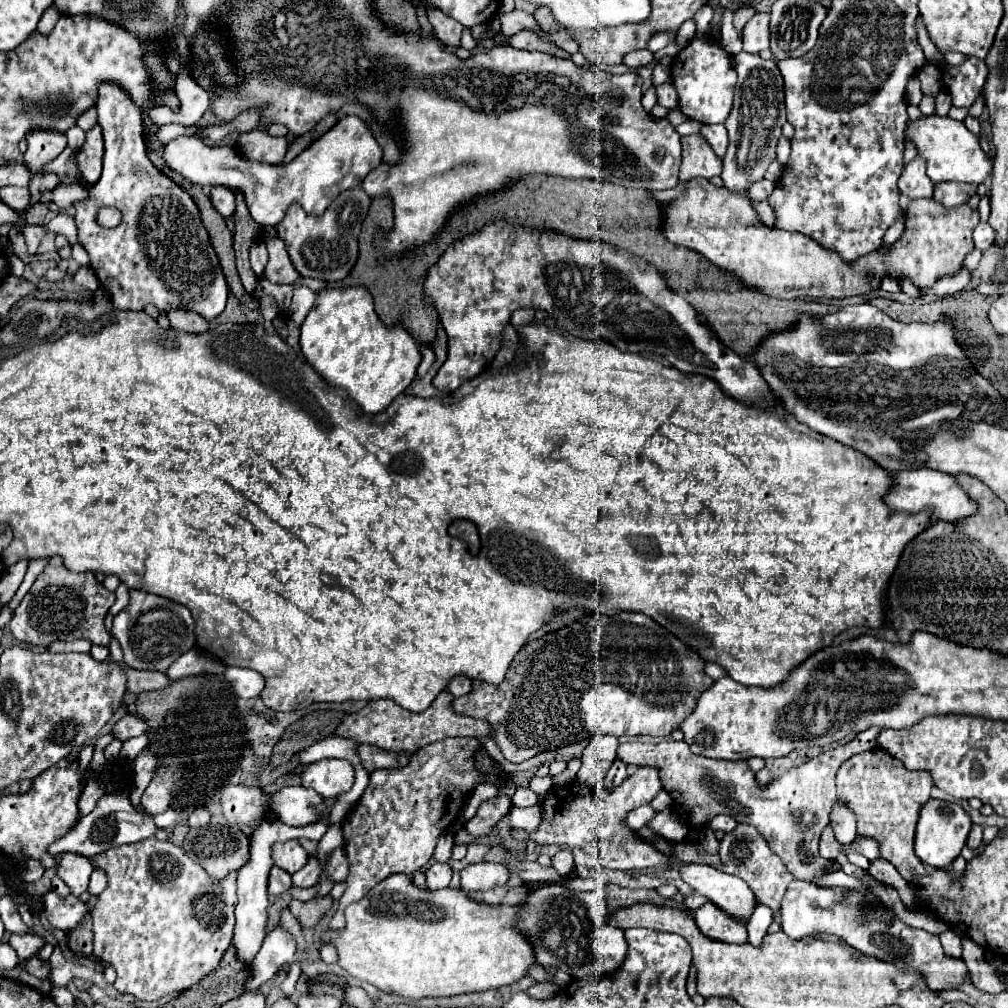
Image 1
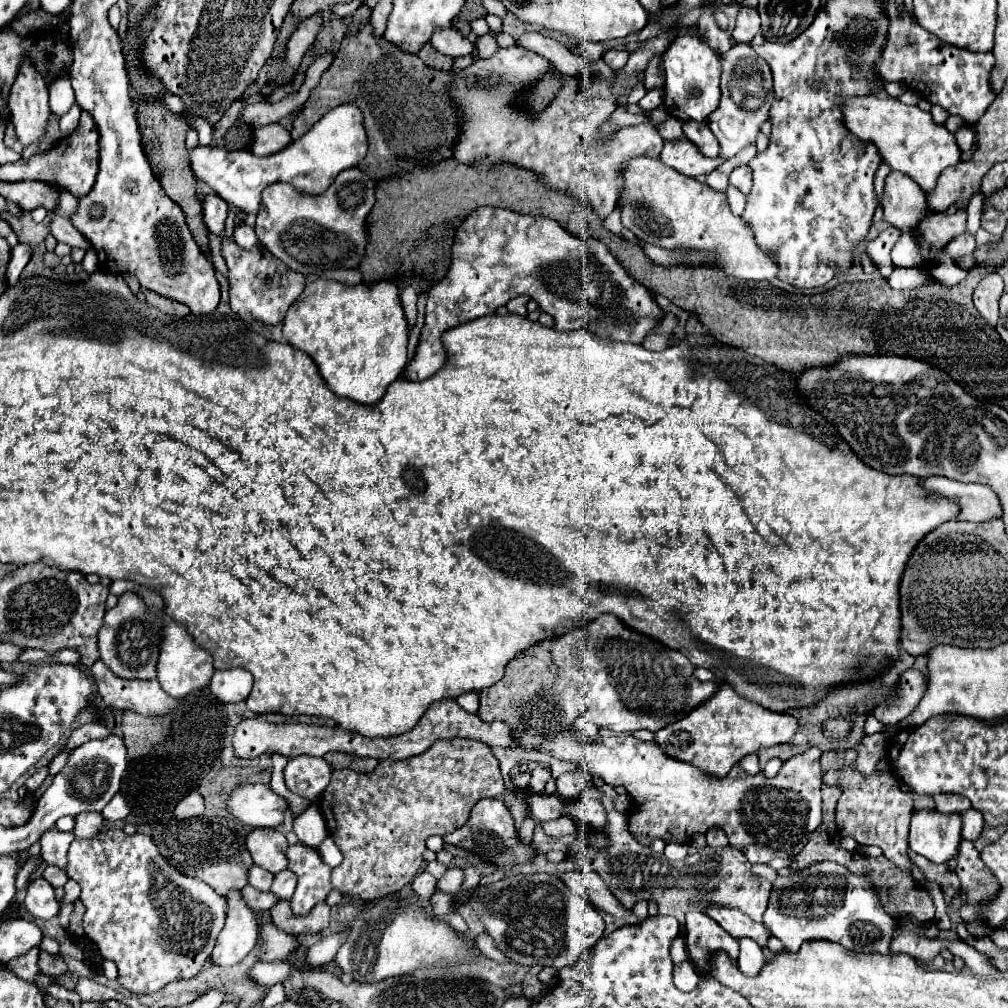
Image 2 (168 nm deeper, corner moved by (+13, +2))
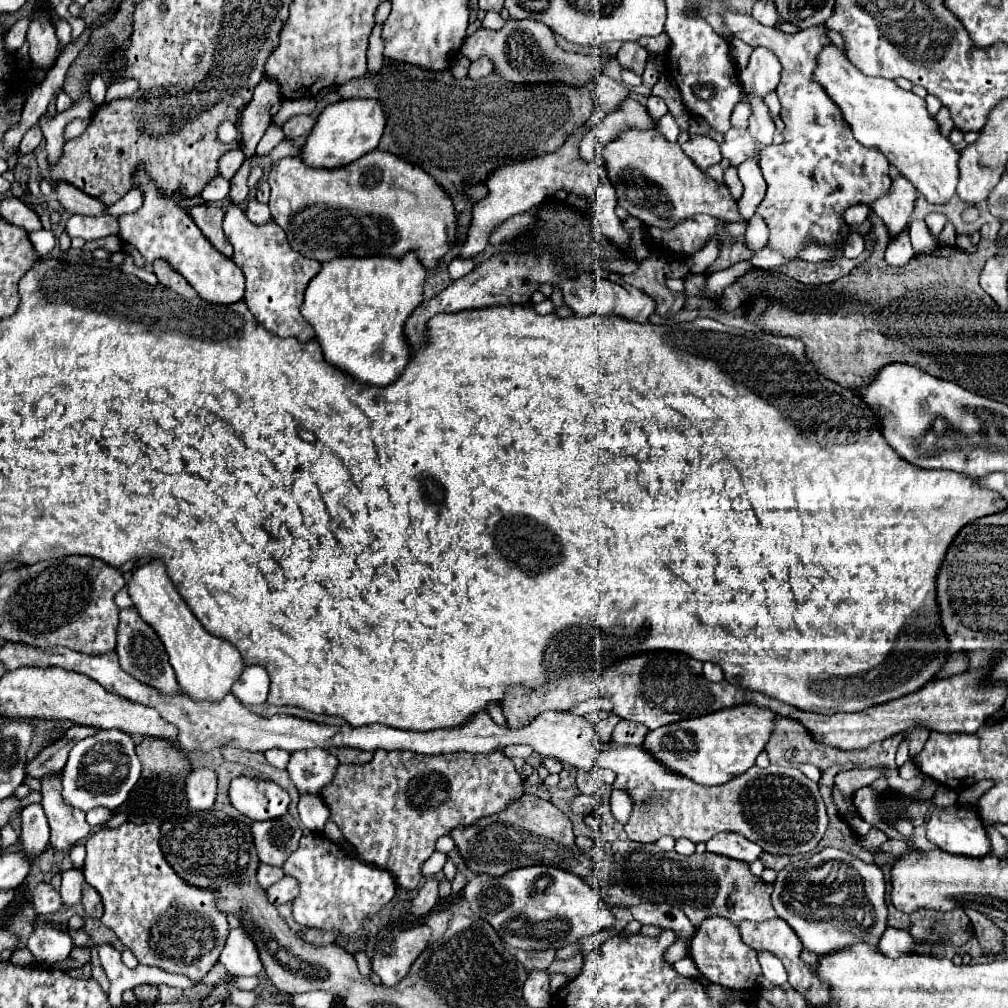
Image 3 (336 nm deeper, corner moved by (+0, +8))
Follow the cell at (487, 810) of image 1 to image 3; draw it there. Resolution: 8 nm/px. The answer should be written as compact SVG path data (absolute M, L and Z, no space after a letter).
M524 795L520 801L510 803L502 813L482 817L466 827L458 827L450 833L450 837L454 839L466 867L474 873L500 877L526 865L560 867L564 871L576 873L582 879L588 879L592 873L596 873L596 861L586 855L586 851L580 851L574 843L570 819L550 801L536 795Z

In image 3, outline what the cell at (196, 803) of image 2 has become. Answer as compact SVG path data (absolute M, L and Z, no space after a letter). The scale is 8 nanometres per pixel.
M206 767L192 769L186 777L186 795L192 809L210 809L216 799L216 773Z

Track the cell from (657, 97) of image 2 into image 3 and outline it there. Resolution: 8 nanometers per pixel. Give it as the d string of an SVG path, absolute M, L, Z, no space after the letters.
M654 95L648 97L648 105L646 105L646 109L648 109L648 115L650 115L654 121L662 119L662 117L668 113L666 103L664 103L660 97L654 97Z

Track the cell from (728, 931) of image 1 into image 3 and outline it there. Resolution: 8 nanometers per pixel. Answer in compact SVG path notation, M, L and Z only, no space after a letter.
M722 917L706 919L706 923L702 923L696 929L696 937L690 943L690 957L694 959L700 973L712 985L722 985L726 989L732 989L734 993L752 991L758 987L758 977L762 973L758 959L754 957L754 953L750 953L750 949L746 949L746 945L742 945L738 927L730 925L730 921L726 921Z

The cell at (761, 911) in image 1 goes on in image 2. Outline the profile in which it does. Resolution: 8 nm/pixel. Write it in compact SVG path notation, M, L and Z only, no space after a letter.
M741 937L739 939L739 945L741 945L741 951L739 951L739 969L753 977L757 975L757 971L761 971L763 967L763 961L765 961L765 955L761 951L761 945L755 941L755 939L749 939L749 937Z

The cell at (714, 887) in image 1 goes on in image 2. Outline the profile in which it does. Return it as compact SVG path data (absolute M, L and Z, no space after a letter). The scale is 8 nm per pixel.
M711 903L705 909L707 909L705 913L711 919L715 919L729 935L733 935L737 939L739 937L757 939L757 943L761 943L761 947L765 949L769 931L765 931L765 925L763 923L755 923L749 915L743 915L739 909L733 909L733 907L727 907L727 905Z

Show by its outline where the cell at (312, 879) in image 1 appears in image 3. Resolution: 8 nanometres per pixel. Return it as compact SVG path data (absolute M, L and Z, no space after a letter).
M284 877L274 887L268 887L266 895L268 895L268 901L276 907L282 903L290 903L298 895L298 881L294 881L292 877Z

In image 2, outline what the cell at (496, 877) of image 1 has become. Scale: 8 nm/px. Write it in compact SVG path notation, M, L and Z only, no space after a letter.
M451 867L451 869L447 869L447 873L437 881L437 889L453 895L455 891L461 889L463 879L465 879L465 871L463 871L461 867Z

